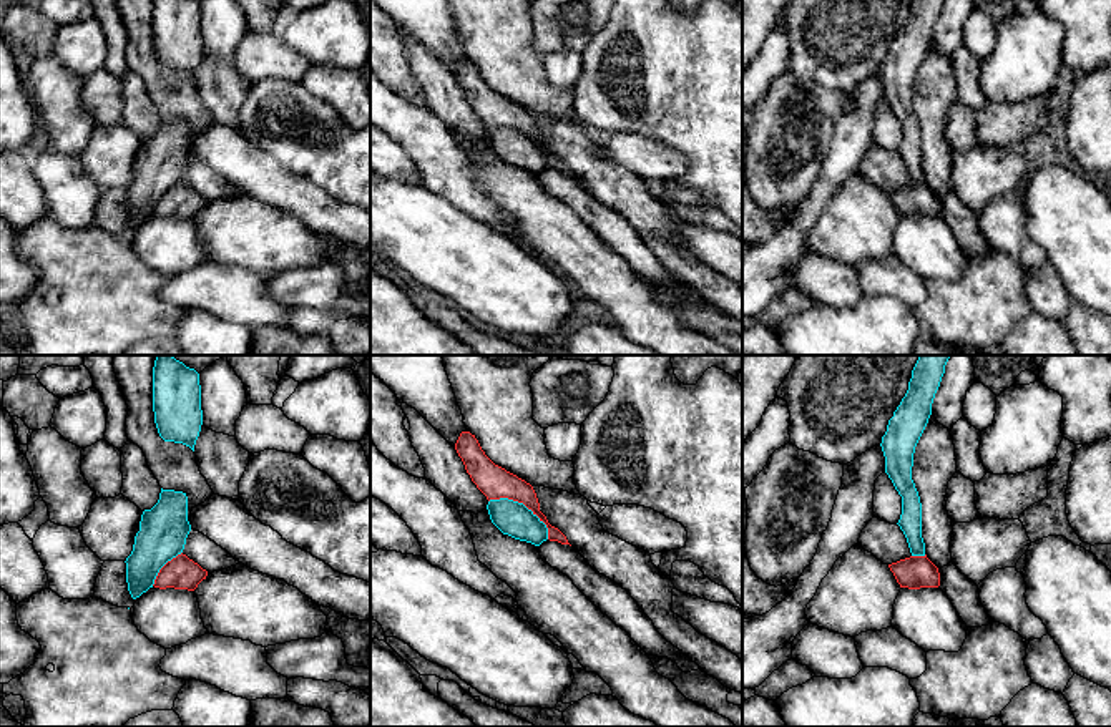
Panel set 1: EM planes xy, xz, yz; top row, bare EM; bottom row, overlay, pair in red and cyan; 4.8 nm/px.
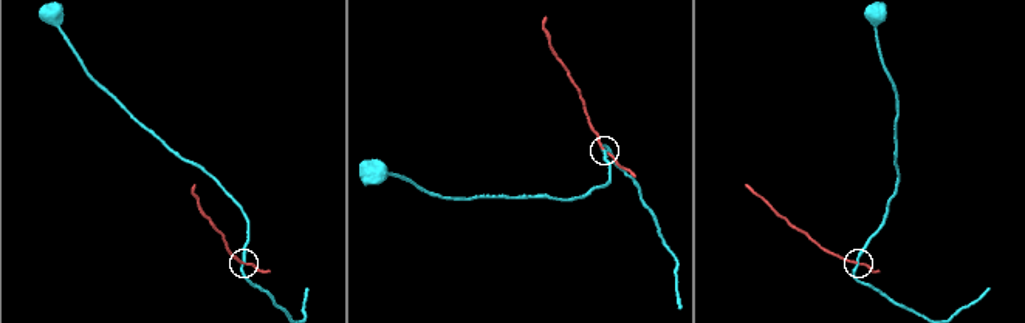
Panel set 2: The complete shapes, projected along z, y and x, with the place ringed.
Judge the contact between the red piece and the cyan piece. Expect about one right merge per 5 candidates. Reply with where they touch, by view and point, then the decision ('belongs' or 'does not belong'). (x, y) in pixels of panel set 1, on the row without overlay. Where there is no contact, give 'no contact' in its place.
xz (523, 131) | does not belong

